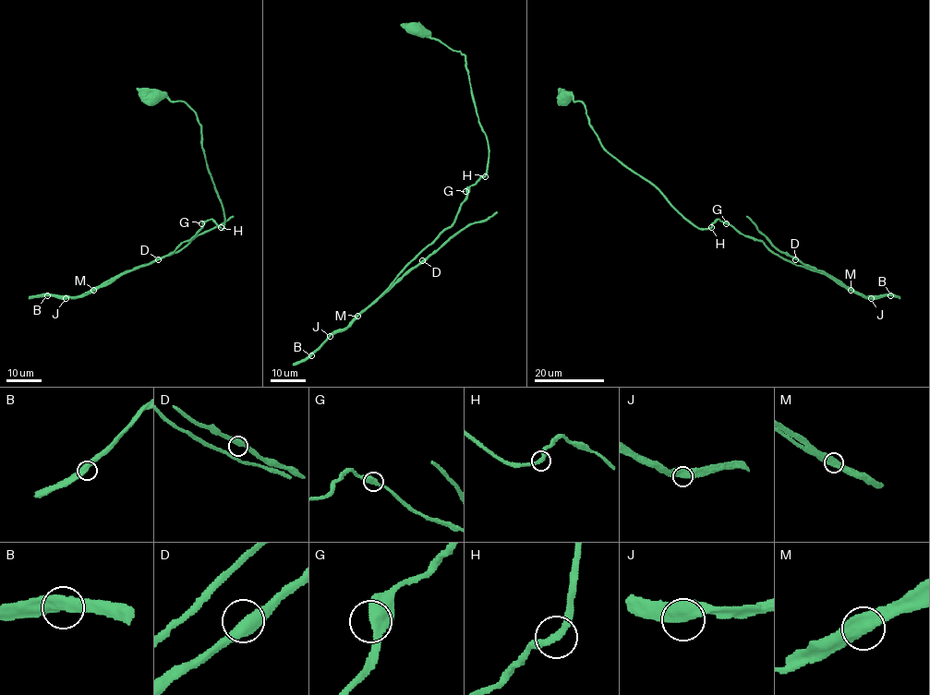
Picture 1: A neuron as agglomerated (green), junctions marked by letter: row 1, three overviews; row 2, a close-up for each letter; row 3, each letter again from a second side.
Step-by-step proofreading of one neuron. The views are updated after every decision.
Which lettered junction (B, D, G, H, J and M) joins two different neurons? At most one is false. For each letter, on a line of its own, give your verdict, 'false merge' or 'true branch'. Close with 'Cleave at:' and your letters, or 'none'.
B: true branch
D: true branch
G: true branch
H: true branch
J: true branch
M: true branch
Cleave at: none

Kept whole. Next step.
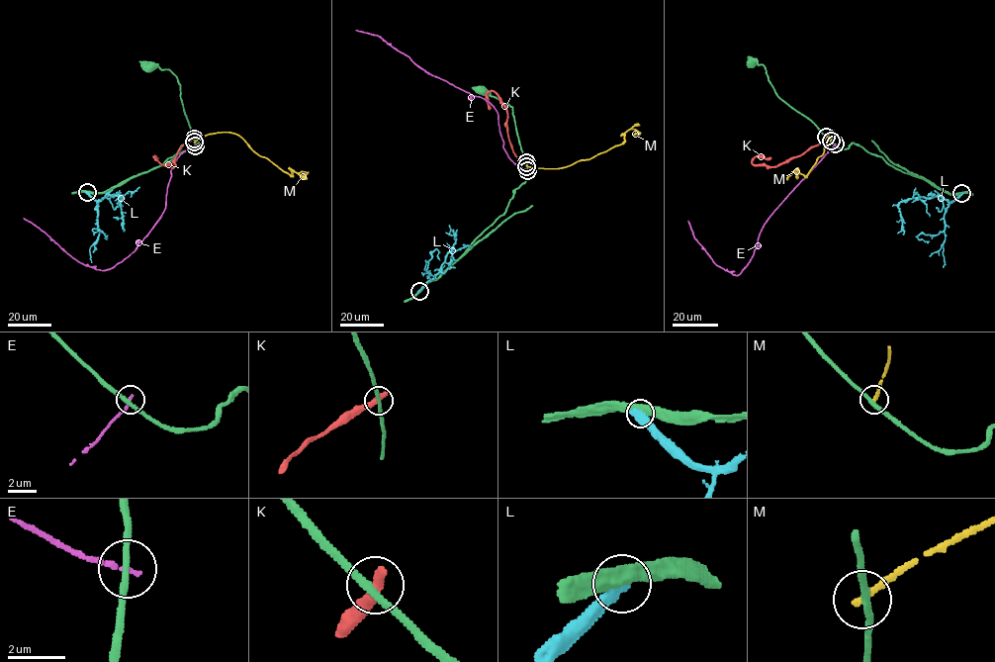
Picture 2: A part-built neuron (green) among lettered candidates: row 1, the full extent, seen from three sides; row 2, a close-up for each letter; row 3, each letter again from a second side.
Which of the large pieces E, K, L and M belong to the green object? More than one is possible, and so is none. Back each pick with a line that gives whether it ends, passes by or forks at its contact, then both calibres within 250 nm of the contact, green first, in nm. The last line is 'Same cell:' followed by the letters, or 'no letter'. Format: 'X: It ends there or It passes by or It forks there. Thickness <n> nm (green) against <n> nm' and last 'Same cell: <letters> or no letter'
Same cell: no letter

